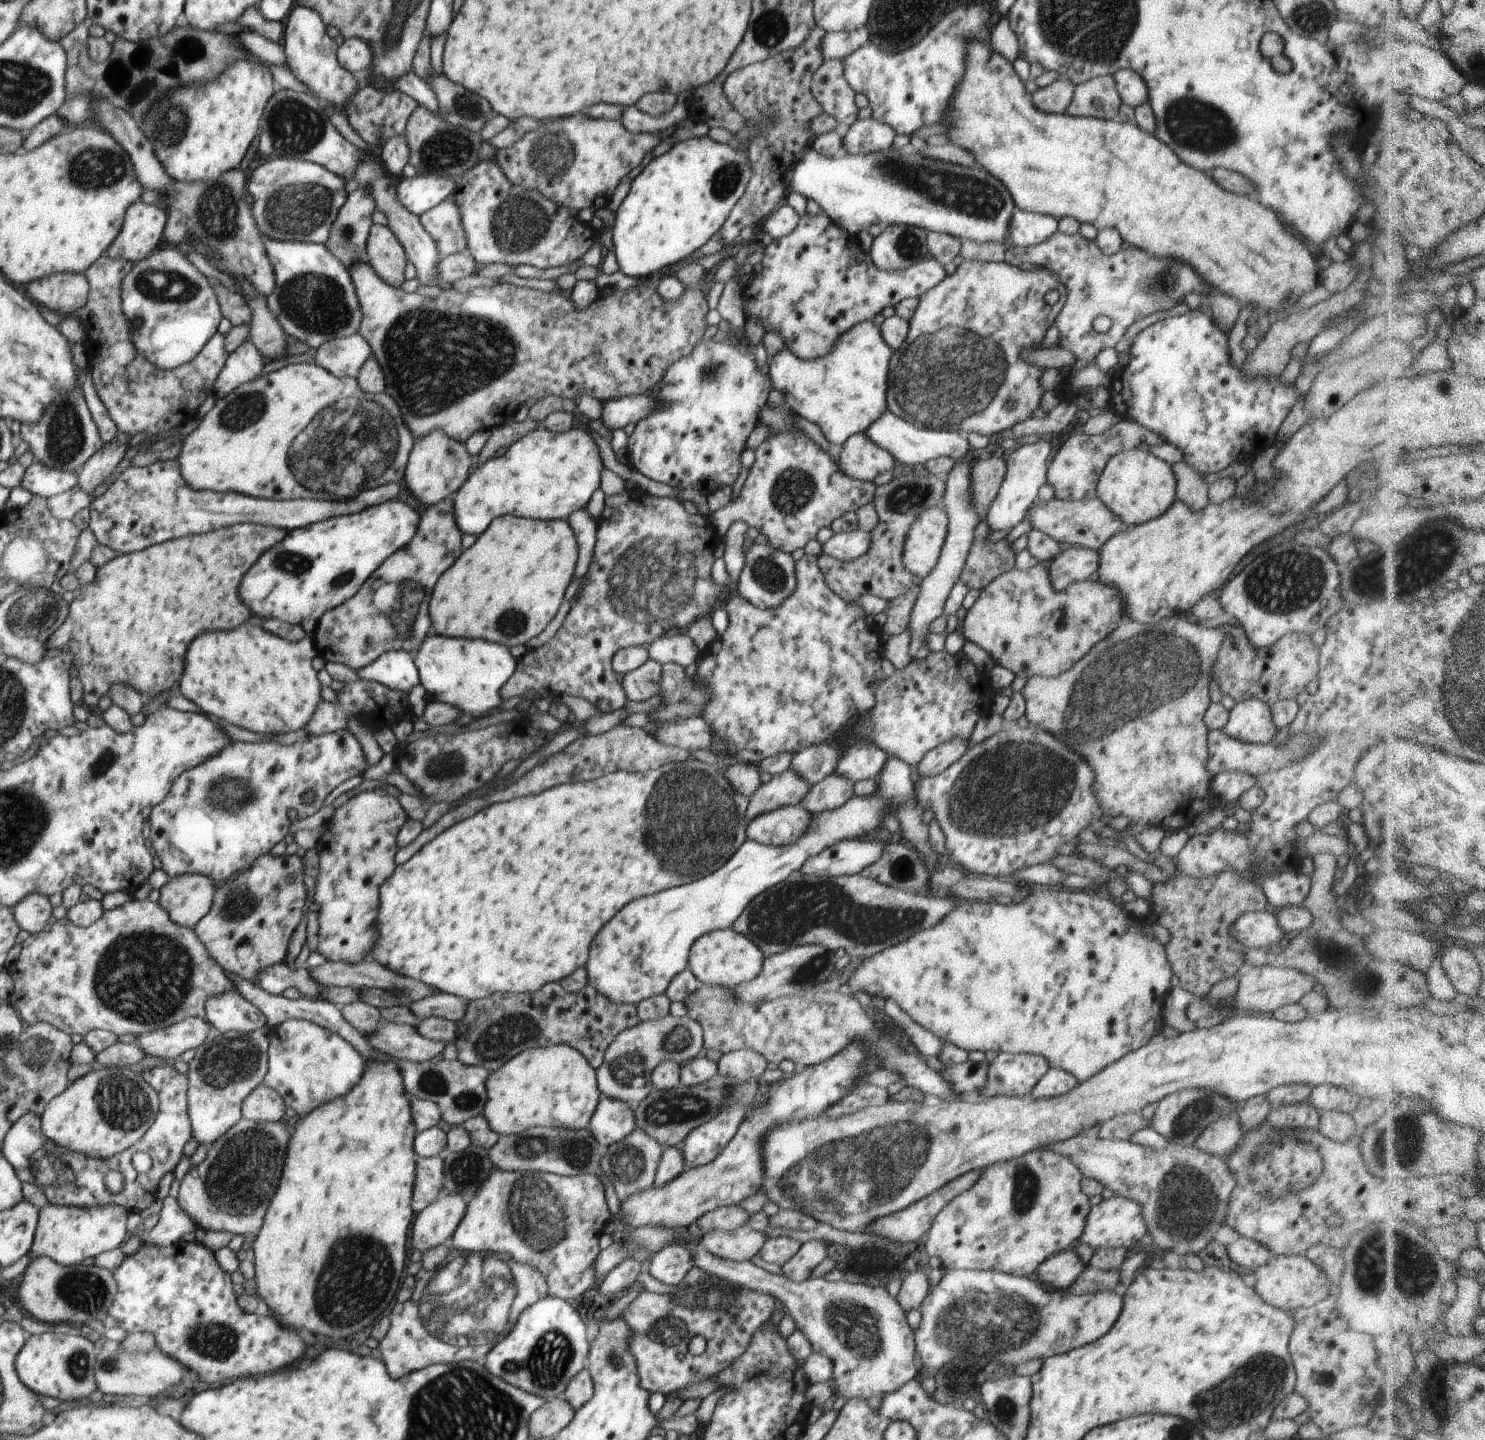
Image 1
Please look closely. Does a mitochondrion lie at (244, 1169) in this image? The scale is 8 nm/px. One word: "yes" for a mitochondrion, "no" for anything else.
yes

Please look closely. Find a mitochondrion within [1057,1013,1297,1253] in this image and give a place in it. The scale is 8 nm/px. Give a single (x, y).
(1186, 1206)

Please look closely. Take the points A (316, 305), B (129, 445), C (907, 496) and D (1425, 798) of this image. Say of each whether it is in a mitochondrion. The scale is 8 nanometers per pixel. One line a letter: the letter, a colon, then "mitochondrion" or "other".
A: mitochondrion
B: other
C: mitochondrion
D: other

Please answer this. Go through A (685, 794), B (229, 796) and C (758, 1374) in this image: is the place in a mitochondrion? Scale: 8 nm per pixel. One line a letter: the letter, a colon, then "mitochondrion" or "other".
A: mitochondrion
B: mitochondrion
C: other

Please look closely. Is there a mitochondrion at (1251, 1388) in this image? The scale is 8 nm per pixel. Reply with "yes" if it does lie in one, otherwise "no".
yes

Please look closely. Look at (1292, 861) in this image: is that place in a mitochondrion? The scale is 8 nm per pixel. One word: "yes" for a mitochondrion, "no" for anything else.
no

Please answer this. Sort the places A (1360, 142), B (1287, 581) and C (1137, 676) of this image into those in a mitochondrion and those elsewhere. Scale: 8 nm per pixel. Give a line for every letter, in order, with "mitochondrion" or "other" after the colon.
A: other
B: mitochondrion
C: mitochondrion

